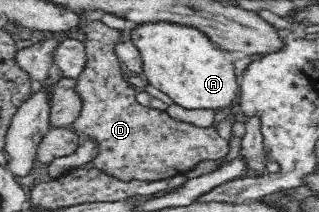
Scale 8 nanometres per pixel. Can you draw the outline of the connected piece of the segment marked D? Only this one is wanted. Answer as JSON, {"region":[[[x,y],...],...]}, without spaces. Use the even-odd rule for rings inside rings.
{"region":[[[90,20],[84,27],[86,65],[84,71],[75,78],[75,89],[82,100],[80,115],[69,125],[68,129],[75,133],[88,135],[88,142],[95,141],[98,146],[98,155],[92,158],[92,165],[96,169],[117,177],[120,181],[130,179],[160,181],[178,174],[184,174],[197,163],[204,160],[220,160],[229,152],[229,145],[214,130],[212,126],[202,128],[193,124],[174,120],[165,110],[156,111],[154,108],[142,105],[135,99],[136,92],[130,88],[131,84],[124,79],[121,62],[115,54],[115,45],[120,43],[120,30],[106,26],[100,20]]]}

